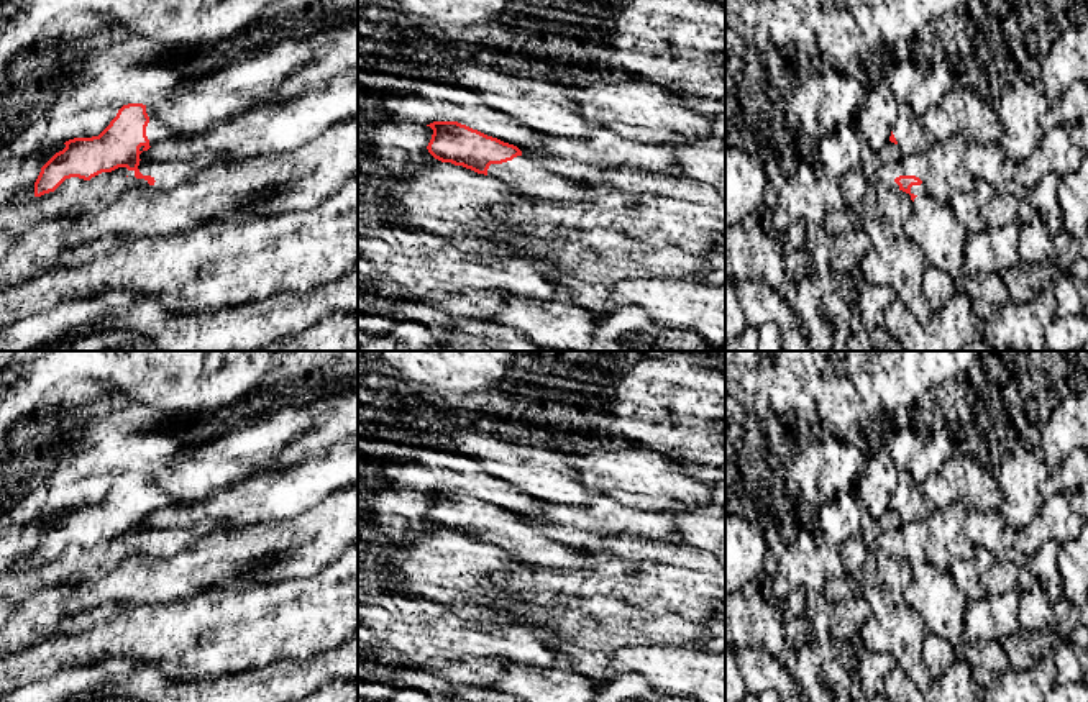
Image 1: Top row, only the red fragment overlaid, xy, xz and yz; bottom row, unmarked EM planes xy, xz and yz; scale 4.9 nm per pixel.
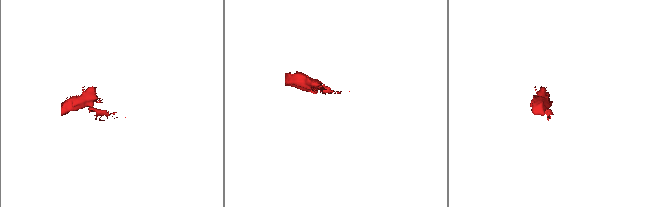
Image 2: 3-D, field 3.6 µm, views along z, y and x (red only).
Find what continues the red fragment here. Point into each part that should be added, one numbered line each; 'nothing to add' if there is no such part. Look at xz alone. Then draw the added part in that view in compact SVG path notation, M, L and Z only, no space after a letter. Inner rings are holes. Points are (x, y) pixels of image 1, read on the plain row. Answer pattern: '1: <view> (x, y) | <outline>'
1: xz (529, 545) | M523 522L502 531L491 531L487 543L502 548L527 564L568 569L586 568L584 549L556 543Z

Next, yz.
1: yz (911, 504) | M909 472L899 474L899 487L893 502L903 522L930 520L934 515L934 504L922 494Z

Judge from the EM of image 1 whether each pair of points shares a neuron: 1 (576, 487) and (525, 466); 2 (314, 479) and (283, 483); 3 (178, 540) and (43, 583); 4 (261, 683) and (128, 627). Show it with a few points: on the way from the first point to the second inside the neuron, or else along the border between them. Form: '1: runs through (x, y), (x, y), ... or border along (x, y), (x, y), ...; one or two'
1: runs through (563, 487), (539, 471); one
2: runs through (306, 483), (291, 483); one
3: runs through (145, 553), (112, 551), (94, 563), (76, 565); one
4: border along (274, 663), (250, 671), (232, 671), (199, 683); two

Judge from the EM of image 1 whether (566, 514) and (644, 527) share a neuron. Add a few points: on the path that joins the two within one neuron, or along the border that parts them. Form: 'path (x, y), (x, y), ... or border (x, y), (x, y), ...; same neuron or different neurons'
path (586, 517), (624, 520); same neuron

